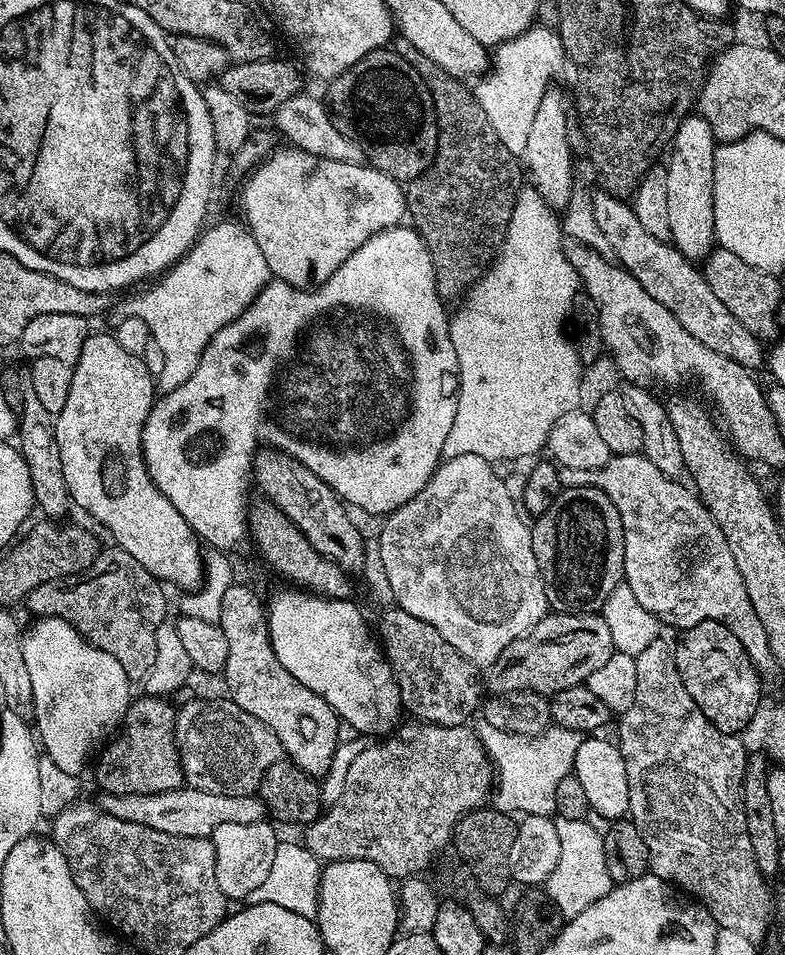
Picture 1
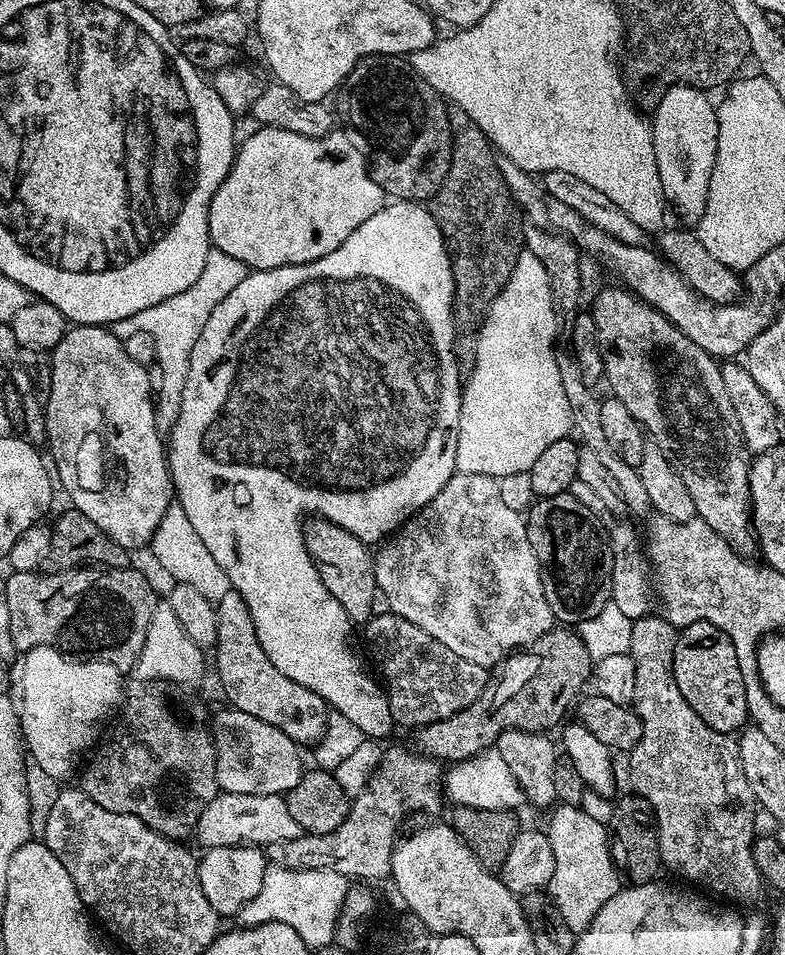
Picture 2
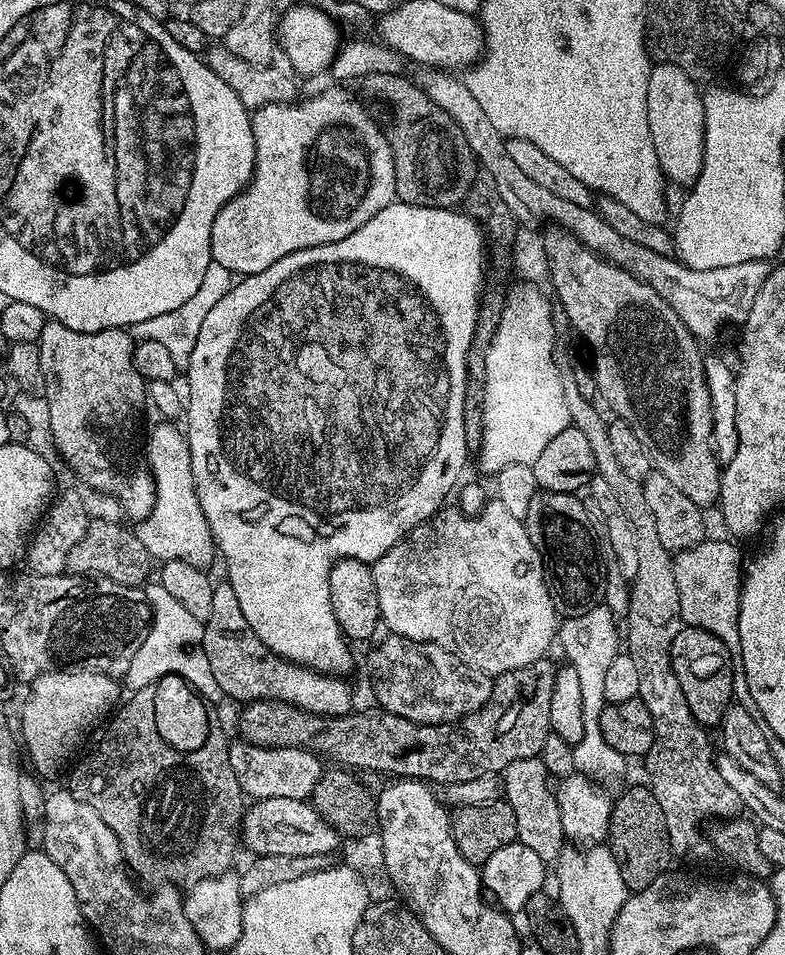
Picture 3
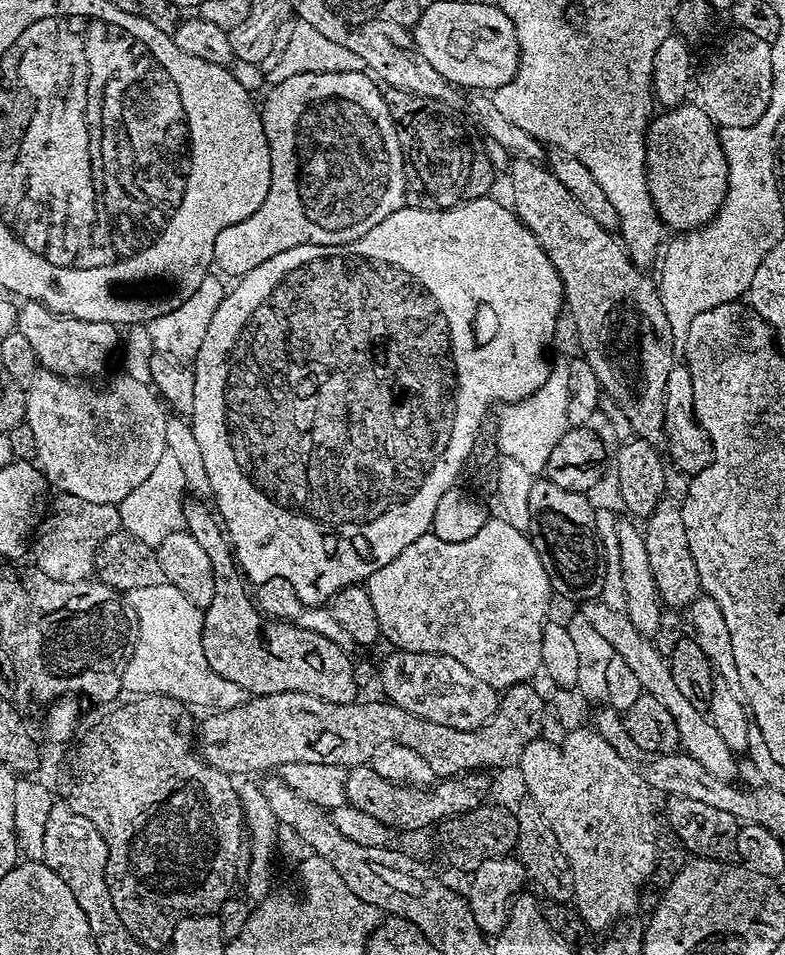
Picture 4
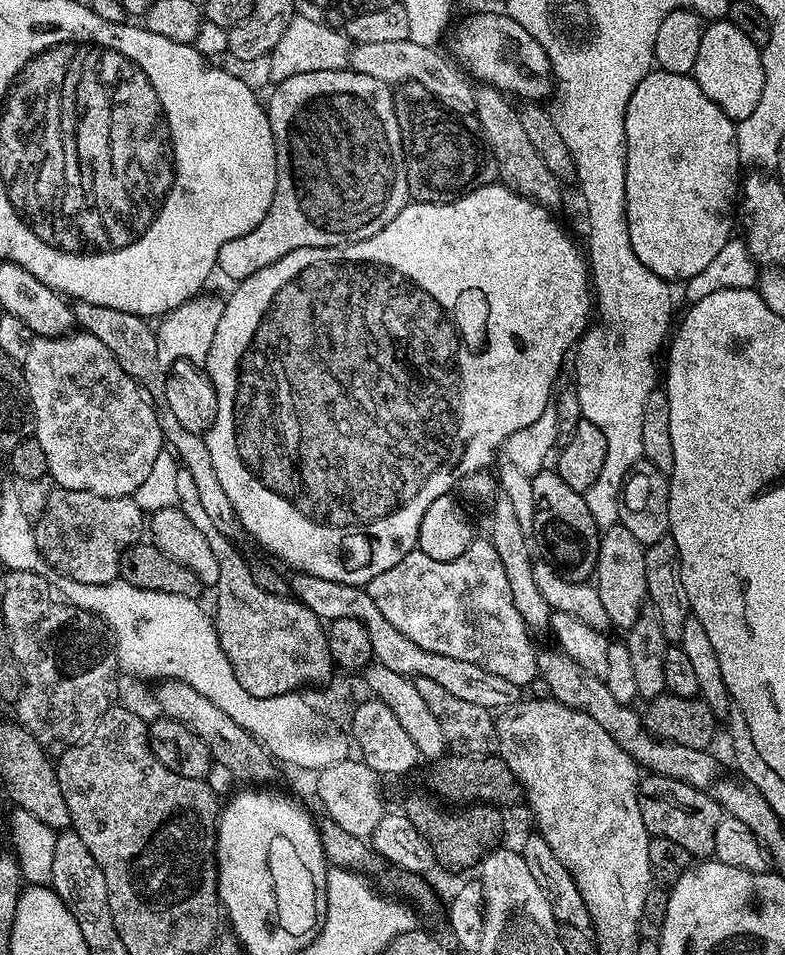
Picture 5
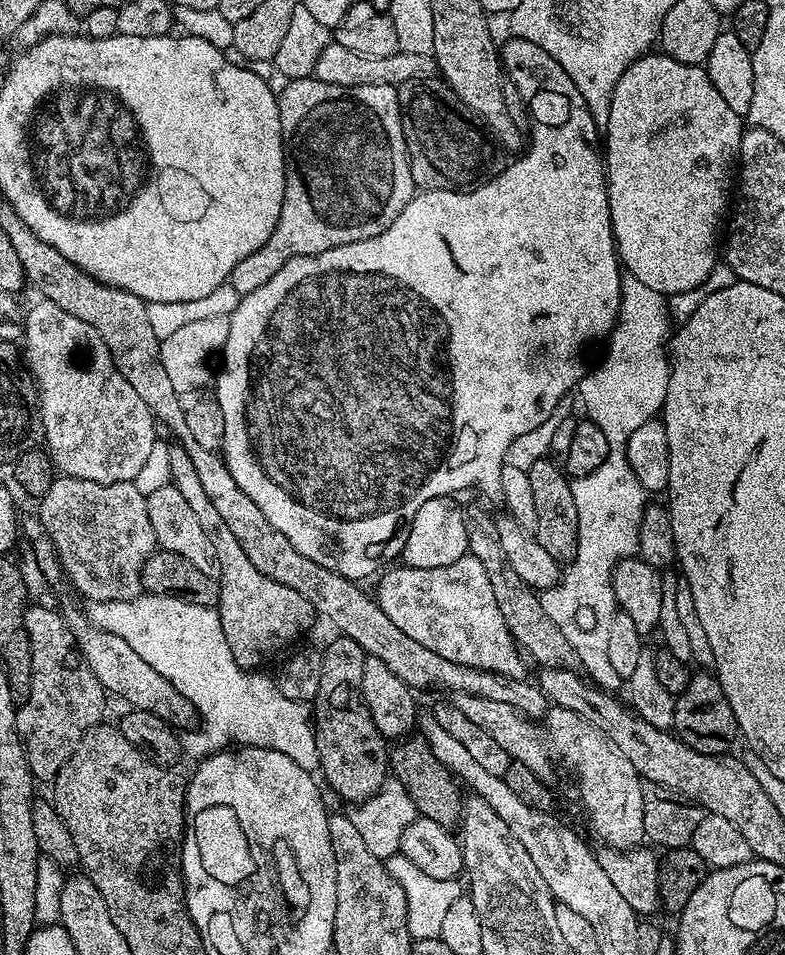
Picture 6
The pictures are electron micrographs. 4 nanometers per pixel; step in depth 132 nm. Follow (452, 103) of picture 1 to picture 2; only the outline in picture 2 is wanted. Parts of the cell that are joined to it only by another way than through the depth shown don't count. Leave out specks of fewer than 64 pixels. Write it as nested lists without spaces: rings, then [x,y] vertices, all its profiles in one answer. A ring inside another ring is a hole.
[[[456,106],[449,111],[448,121],[452,127],[452,157],[448,176],[442,186],[432,195],[430,211],[438,230],[442,234],[444,244],[448,248],[448,257],[452,263],[454,274],[454,358],[461,377],[472,375],[474,362],[478,352],[478,338],[488,316],[494,298],[506,286],[514,266],[518,262],[524,248],[525,221],[522,219],[520,207],[516,205],[515,198],[510,194],[506,182],[500,173],[497,153],[494,151],[484,131],[474,123],[464,111]]]

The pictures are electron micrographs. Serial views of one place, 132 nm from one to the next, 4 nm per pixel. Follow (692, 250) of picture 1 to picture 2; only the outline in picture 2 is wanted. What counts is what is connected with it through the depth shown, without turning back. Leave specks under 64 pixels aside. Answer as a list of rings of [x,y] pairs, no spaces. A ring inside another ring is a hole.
[[[676,84],[660,93],[650,116],[651,142],[664,198],[667,207],[676,211],[679,223],[684,226],[696,226],[706,210],[711,171],[718,150],[716,104],[708,101],[708,96],[707,91]]]

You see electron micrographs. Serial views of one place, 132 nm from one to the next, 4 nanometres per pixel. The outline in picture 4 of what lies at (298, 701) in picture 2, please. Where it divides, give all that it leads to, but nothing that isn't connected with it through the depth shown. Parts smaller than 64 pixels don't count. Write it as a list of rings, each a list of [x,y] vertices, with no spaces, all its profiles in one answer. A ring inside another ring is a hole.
[[[185,499],[184,528],[210,554],[210,566],[214,566],[214,598],[202,612],[202,654],[206,654],[210,670],[252,696],[301,692],[335,704],[353,703],[357,699],[353,657],[322,634],[266,618],[244,589],[245,577],[217,513],[206,505],[203,499]]]

